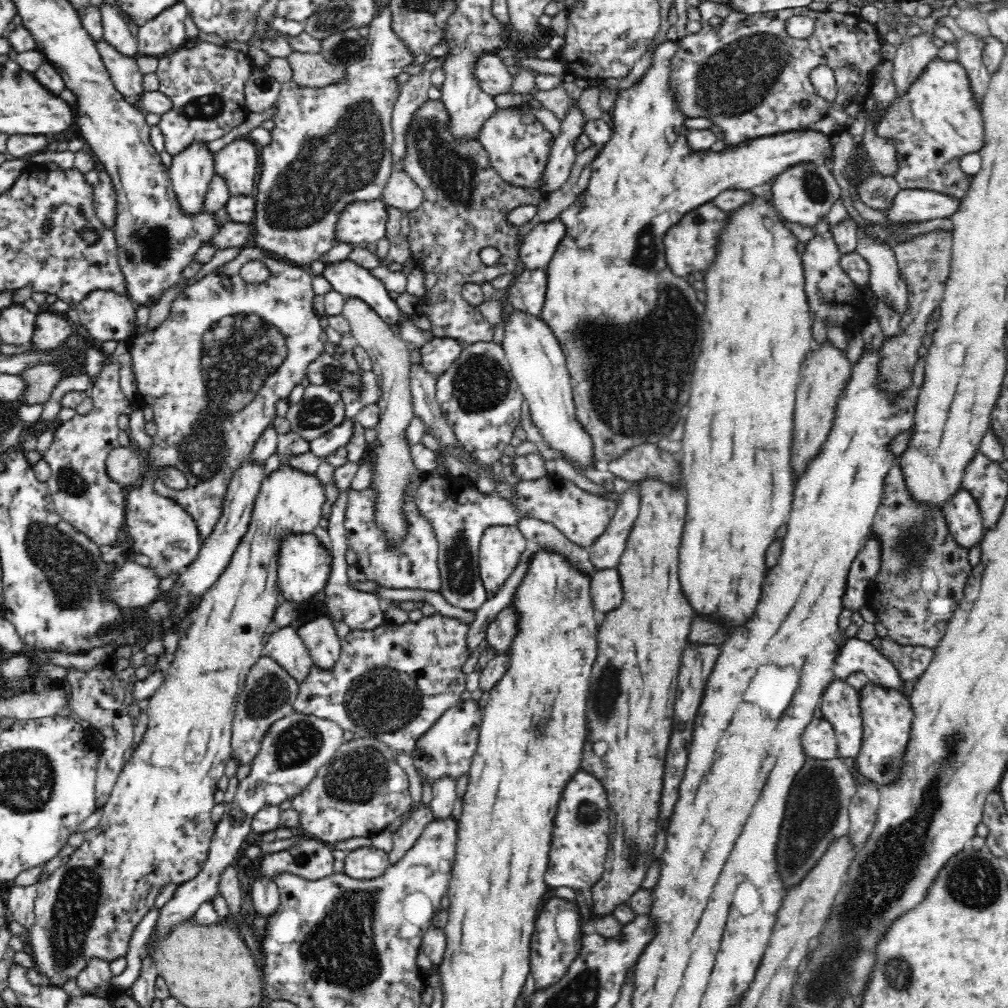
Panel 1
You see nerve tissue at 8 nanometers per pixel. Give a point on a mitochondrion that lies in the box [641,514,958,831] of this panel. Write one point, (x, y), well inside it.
(909, 545)

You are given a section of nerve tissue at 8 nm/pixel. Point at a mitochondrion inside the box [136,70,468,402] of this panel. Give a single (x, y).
(348, 156)

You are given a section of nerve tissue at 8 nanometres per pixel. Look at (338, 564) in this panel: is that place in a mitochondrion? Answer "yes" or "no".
no

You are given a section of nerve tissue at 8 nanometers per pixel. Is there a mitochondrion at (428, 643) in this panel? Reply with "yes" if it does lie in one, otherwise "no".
no

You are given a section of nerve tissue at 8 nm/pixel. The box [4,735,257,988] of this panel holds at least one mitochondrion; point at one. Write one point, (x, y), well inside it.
(81, 894)

